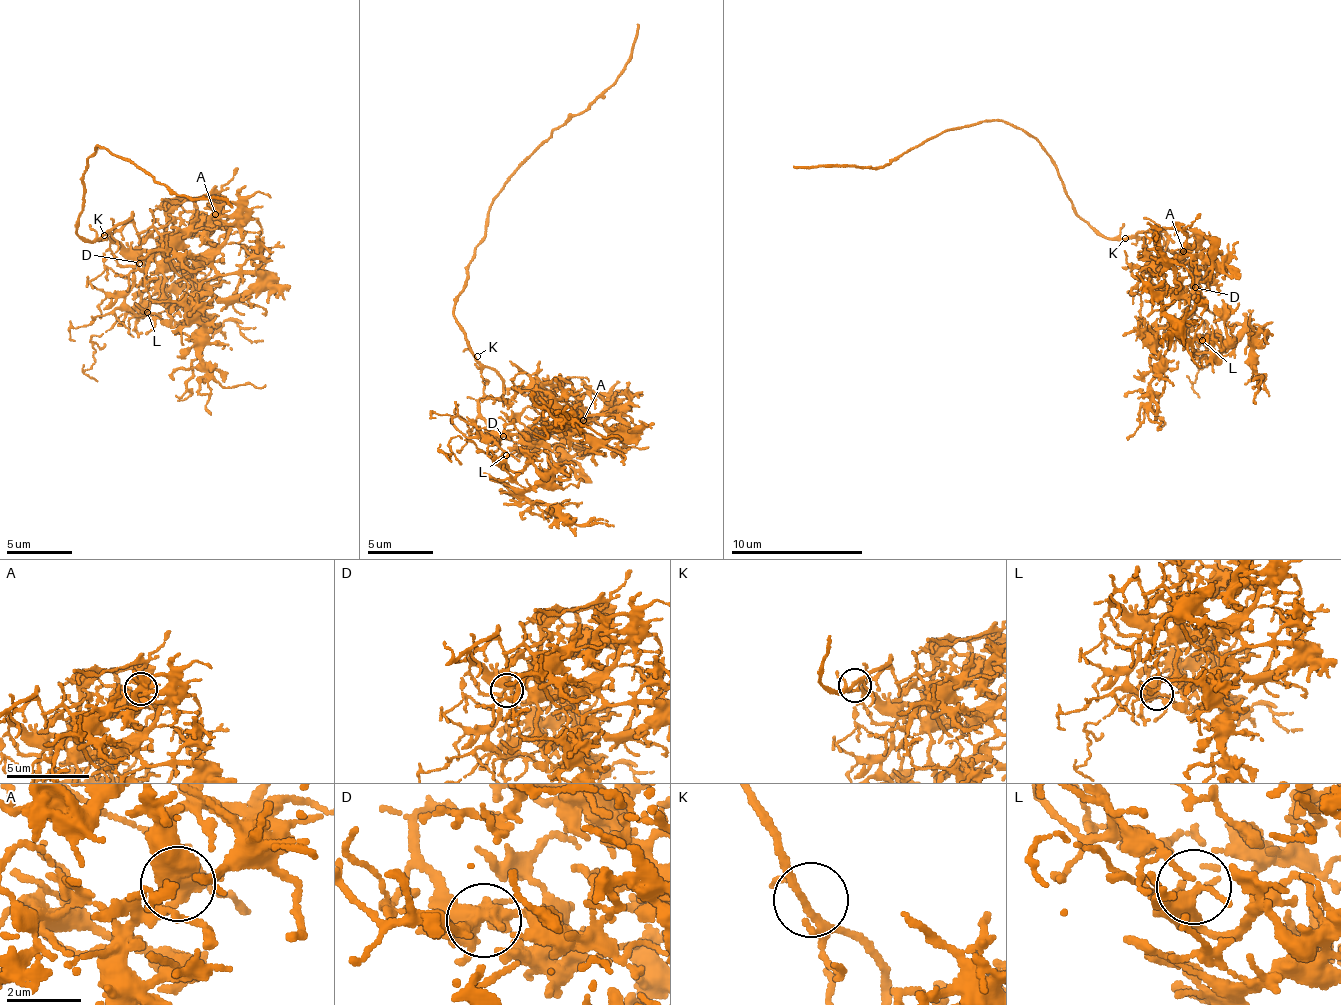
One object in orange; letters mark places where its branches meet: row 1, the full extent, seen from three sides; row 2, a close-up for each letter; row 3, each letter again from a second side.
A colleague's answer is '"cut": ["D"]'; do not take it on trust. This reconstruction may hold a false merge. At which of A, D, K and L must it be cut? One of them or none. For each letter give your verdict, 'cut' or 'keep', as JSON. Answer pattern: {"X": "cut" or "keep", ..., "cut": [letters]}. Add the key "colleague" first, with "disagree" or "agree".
{"colleague": "disagree", "A": "keep", "D": "keep", "K": "keep", "L": "keep", "cut": []}

